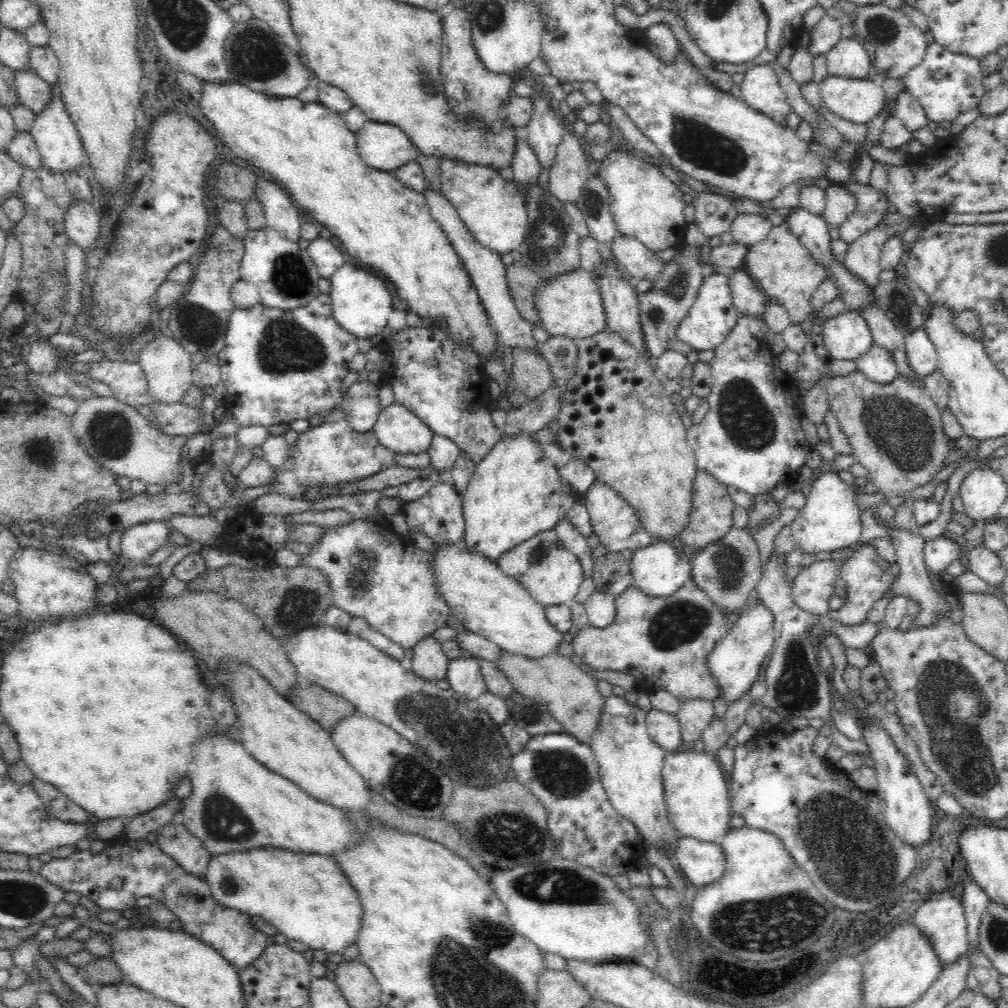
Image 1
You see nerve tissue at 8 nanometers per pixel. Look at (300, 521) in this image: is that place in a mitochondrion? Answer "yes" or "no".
no

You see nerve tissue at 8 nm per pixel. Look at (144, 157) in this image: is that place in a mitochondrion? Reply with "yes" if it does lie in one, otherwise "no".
no

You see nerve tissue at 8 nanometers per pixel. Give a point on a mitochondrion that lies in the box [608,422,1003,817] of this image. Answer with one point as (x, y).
(951, 697)

